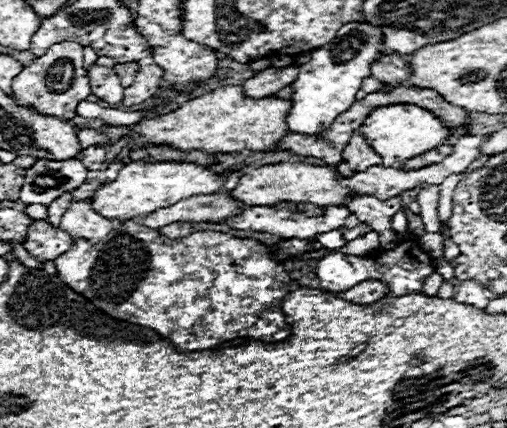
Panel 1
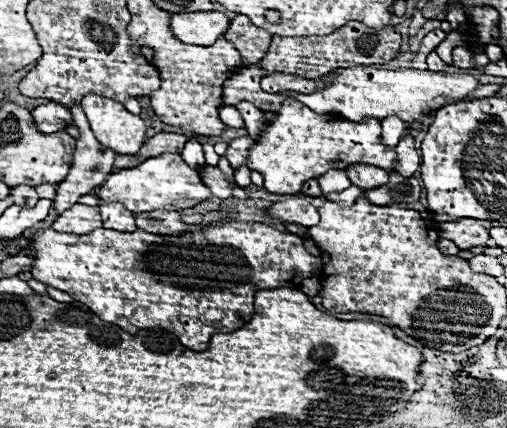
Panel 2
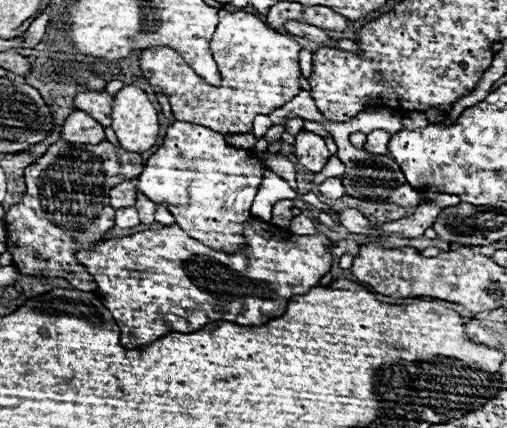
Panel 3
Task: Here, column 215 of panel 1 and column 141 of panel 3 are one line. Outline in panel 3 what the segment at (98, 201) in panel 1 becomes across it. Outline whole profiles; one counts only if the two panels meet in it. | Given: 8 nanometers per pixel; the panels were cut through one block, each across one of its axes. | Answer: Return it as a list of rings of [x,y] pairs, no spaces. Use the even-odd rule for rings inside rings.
[[[176,120],[164,144],[146,160],[136,184],[138,192],[168,208],[176,224],[192,238],[214,250],[236,252],[244,248],[244,222],[252,216],[250,206],[262,184],[262,166],[250,150],[228,146],[222,134]]]

